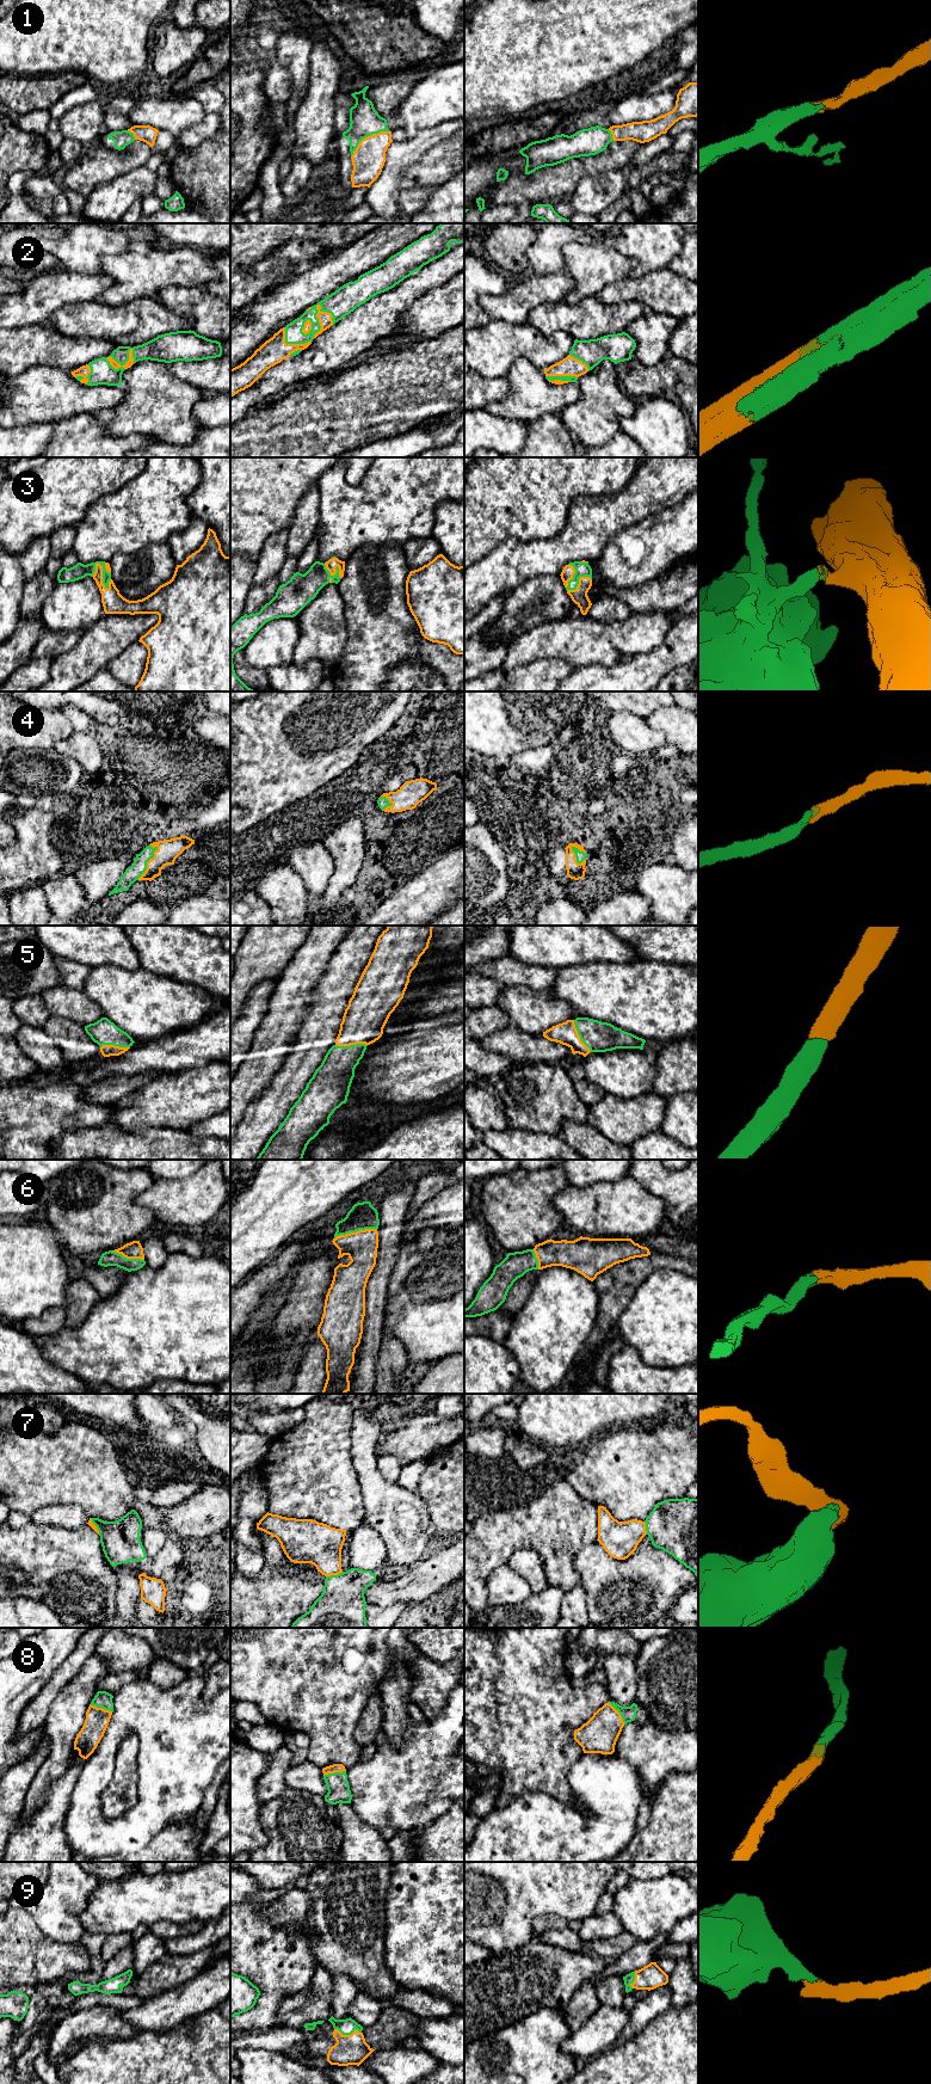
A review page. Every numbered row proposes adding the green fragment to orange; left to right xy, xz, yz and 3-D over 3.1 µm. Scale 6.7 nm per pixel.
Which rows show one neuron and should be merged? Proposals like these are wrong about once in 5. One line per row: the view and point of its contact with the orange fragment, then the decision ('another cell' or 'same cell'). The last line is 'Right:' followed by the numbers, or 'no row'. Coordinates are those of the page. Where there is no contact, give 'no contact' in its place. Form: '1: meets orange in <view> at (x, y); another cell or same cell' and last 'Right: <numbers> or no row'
1: meets orange in xz at (368, 136); same cell
2: meets orange in xz at (316, 332); same cell
3: meets orange in xy at (102, 576); same cell
4: meets orange in xy at (147, 862); same cell
5: meets orange in xz at (351, 1044); same cell
6: meets orange in xz at (356, 1231); same cell
7: meets orange in xz at (334, 1574); another cell
8: meets orange in yz at (620, 1714); same cell
9: meets orange in xz at (347, 2035); same cell
Right: 1, 2, 3, 4, 5, 6, 8, 9

